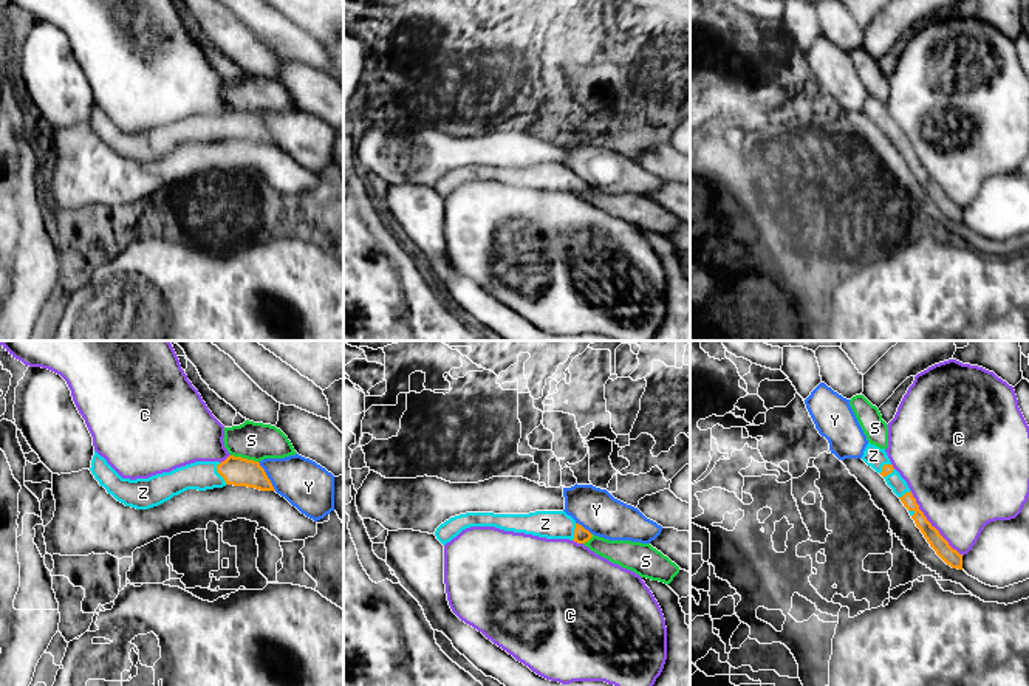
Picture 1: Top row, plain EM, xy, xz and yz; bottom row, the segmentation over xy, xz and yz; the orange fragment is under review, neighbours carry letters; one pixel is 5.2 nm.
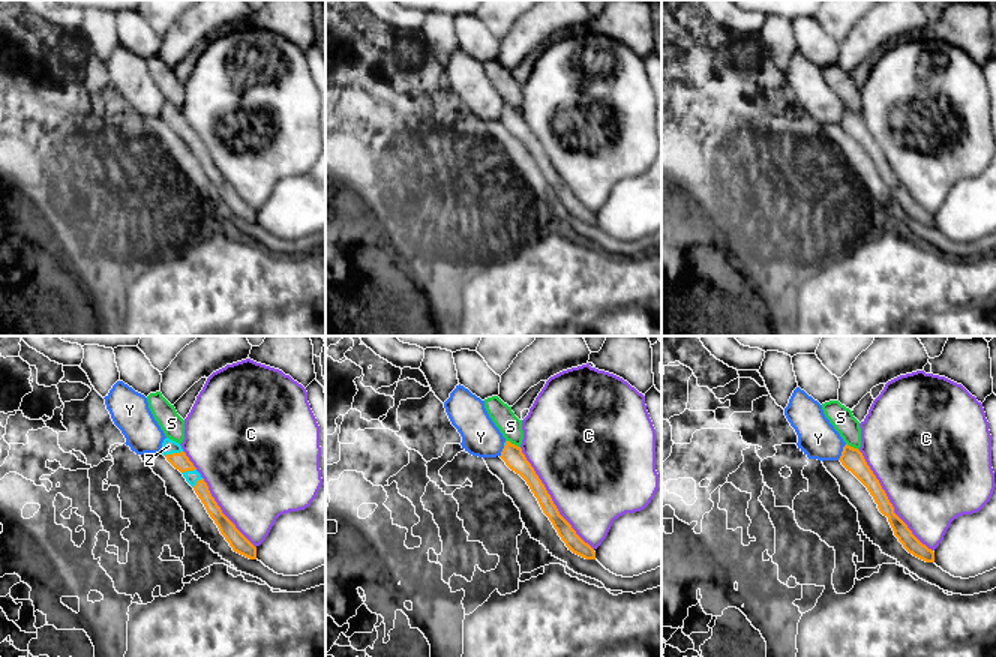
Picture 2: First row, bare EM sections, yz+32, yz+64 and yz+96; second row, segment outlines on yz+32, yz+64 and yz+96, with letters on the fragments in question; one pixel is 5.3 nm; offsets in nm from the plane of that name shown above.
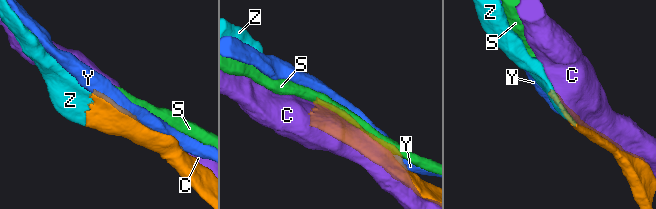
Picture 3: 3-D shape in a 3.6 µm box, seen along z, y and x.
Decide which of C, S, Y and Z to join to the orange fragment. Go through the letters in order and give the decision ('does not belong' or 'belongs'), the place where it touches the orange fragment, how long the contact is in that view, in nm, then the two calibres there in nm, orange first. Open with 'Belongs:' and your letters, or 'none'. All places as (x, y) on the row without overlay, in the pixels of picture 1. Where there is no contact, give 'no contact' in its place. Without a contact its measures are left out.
Belongs: Z
C: does not belong; contact yz (930, 177); length 440 nm; calibres 90 and 480 nm
S: does not belong; contact xy (245, 112); length 150 nm; calibres 150 and 190 nm
Y: does not belong; contact xy (266, 129); length 180 nm; calibres 150 and 260 nm
Z: belongs; contact xy (218, 126); length 120 nm; calibres 150 and 150 nm

